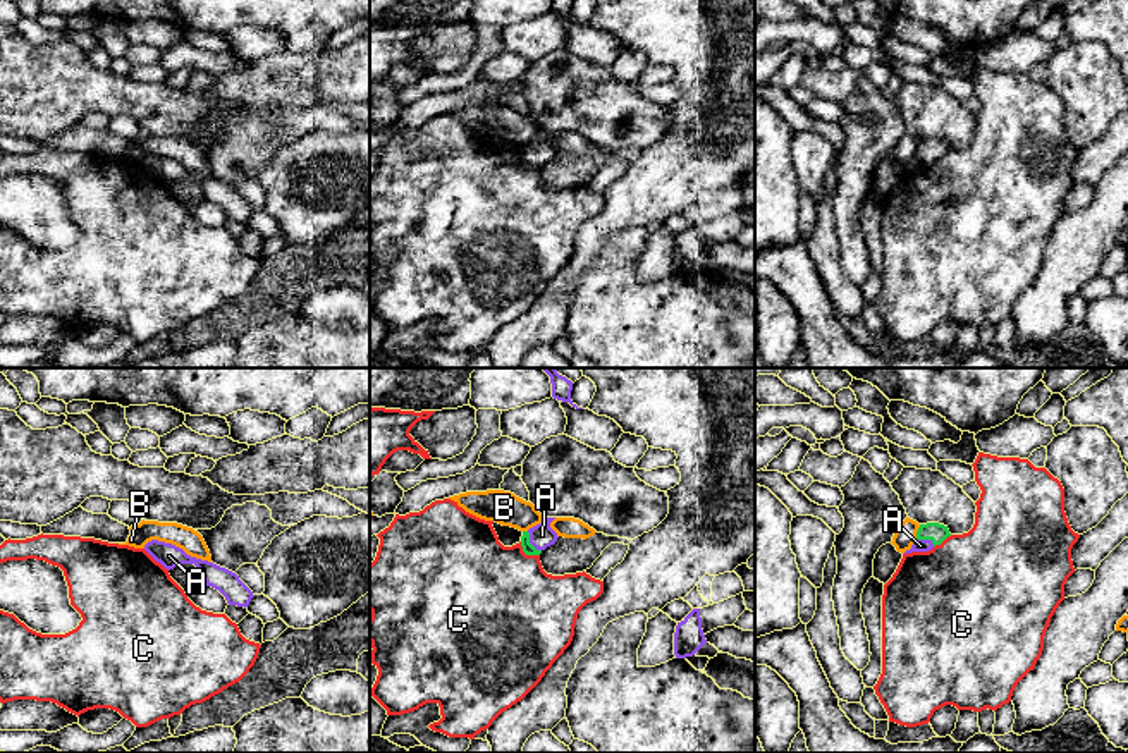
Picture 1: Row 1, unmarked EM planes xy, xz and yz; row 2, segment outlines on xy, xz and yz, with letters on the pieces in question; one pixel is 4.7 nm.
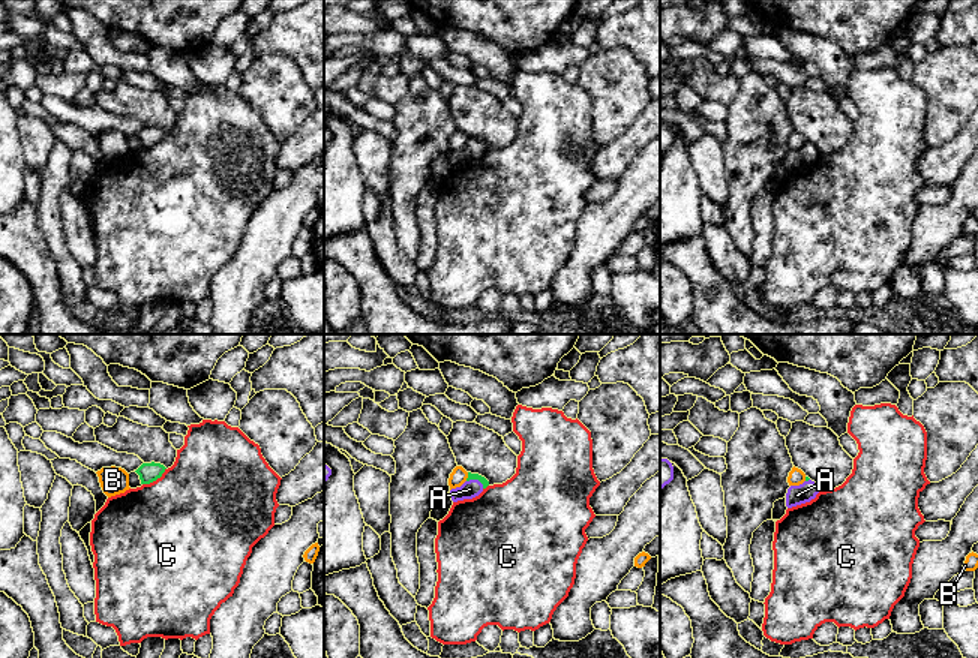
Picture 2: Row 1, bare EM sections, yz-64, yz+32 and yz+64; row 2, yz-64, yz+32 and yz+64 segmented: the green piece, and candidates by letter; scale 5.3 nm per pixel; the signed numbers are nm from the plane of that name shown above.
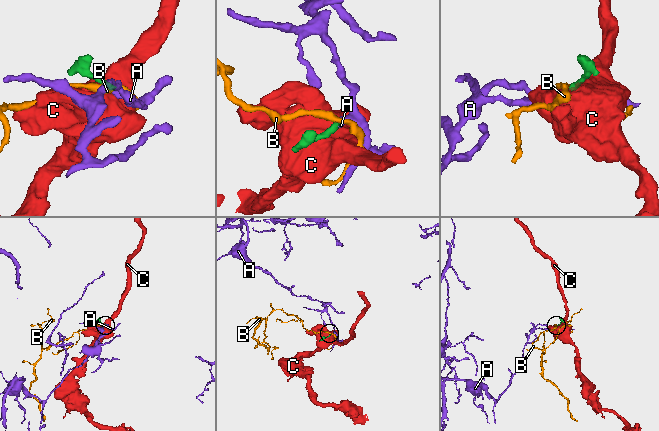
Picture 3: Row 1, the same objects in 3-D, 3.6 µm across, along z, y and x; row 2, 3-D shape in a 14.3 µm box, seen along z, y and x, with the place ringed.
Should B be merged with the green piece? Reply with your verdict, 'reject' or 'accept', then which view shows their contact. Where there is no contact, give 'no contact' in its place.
reject; contact in yz

